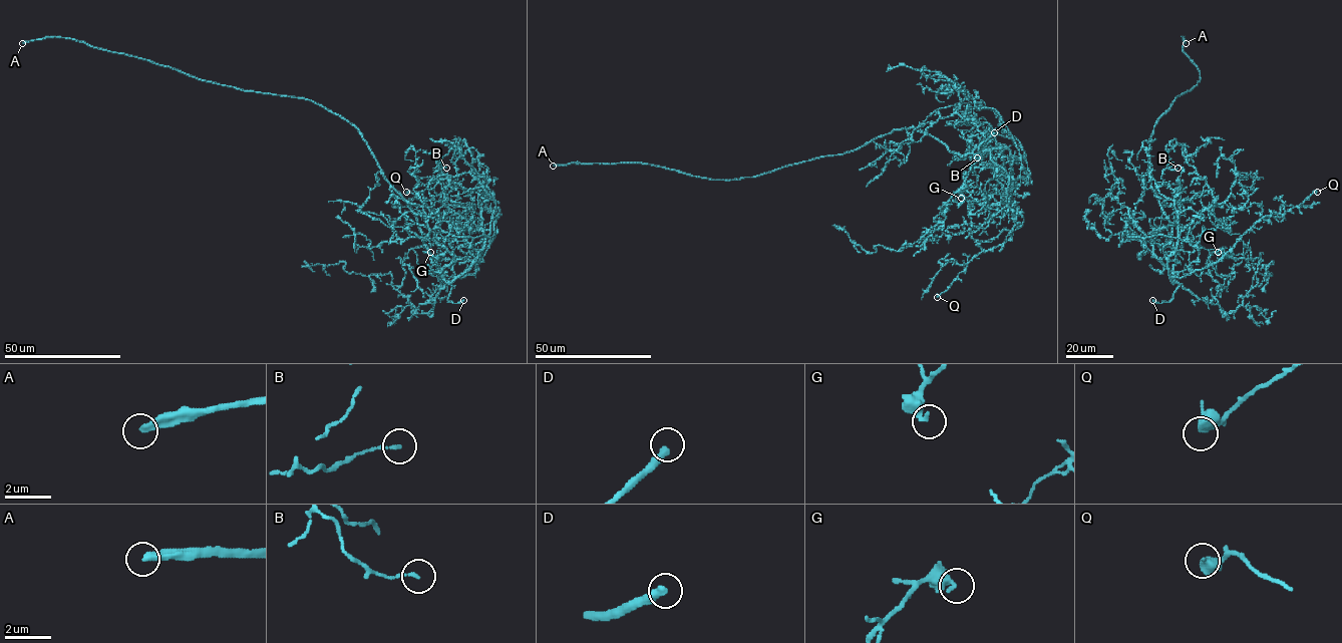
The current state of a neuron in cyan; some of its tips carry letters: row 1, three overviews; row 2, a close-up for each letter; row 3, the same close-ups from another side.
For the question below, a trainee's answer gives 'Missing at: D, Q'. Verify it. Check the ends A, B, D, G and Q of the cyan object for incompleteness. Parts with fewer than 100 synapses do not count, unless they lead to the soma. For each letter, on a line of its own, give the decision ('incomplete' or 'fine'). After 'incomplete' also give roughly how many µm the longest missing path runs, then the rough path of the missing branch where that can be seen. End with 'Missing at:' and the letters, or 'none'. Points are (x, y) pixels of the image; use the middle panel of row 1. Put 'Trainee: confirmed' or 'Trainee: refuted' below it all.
A: incomplete; about 300 µm are missing
B: fine
D: incomplete; about 20 µm are missing; missing branch runs (994, 132), (1003, 121), (1001, 105), (1005, 104)
G: fine
Q: fine
Missing at: A, D
Trainee: refuted

